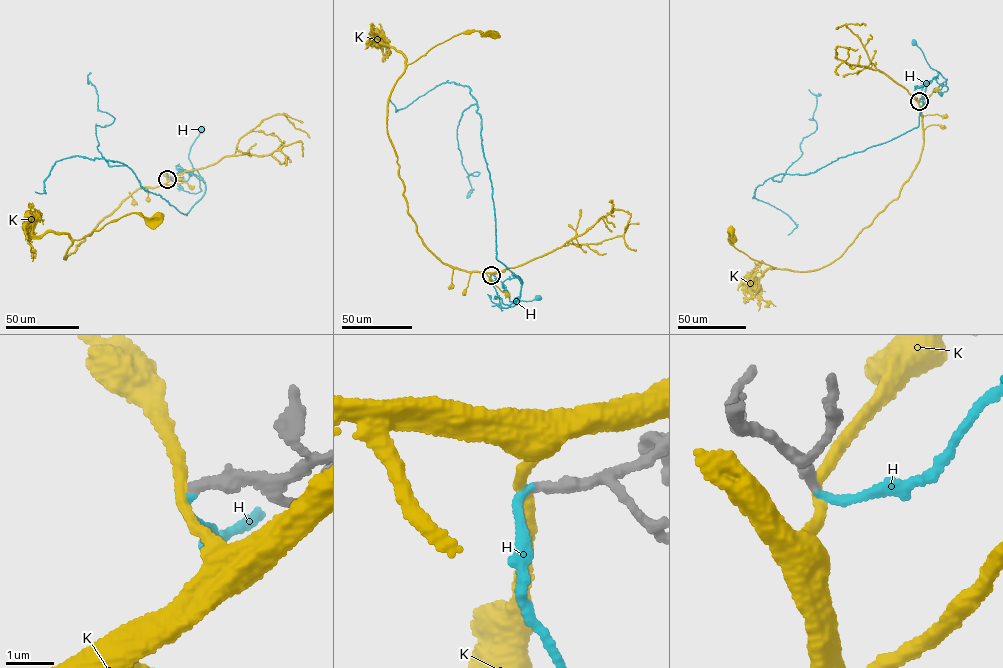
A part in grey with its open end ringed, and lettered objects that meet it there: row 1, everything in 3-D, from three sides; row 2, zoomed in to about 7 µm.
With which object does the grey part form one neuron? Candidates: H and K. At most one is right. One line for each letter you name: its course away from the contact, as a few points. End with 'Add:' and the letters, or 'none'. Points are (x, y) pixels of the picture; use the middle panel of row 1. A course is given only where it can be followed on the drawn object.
H: Its course: (491, 275), (500, 307), (515, 305), (515, 301), (538, 298)
Add: H

